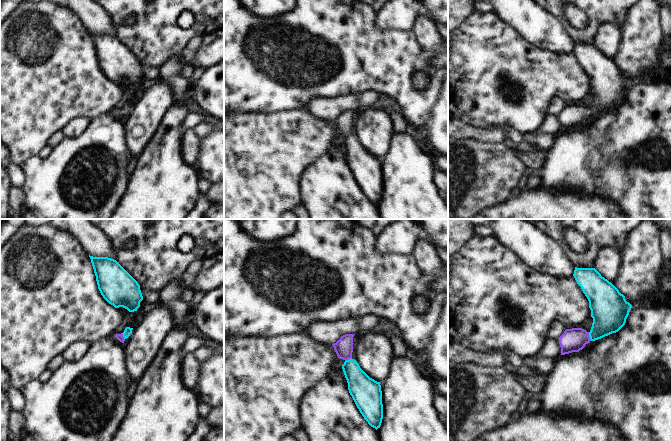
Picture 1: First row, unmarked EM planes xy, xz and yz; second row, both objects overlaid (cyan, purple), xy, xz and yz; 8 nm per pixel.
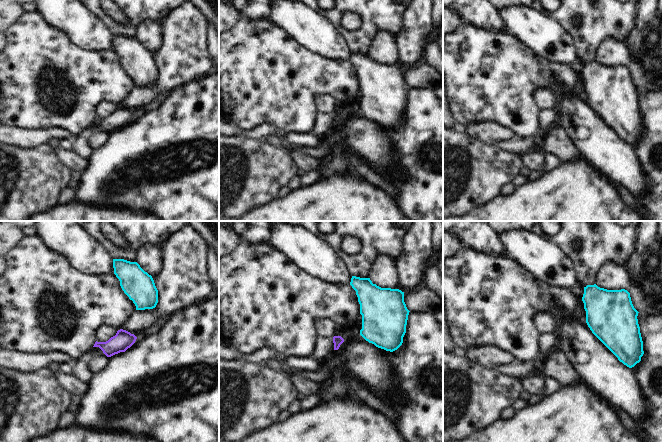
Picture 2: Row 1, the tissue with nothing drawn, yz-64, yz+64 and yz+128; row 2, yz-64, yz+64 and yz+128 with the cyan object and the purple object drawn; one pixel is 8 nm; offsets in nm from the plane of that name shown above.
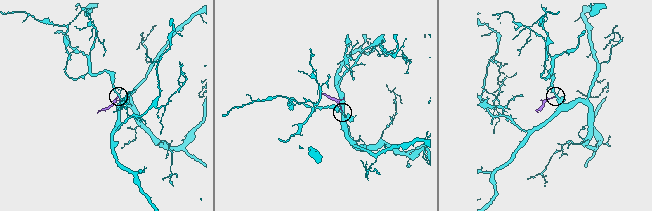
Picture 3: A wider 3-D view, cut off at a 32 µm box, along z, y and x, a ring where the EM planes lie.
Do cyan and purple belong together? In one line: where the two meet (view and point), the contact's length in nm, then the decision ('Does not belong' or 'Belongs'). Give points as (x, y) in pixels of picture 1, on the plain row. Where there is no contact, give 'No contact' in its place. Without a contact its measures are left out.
Touches cyan at yz (589, 112). Shared border 80 nm. Belongs.

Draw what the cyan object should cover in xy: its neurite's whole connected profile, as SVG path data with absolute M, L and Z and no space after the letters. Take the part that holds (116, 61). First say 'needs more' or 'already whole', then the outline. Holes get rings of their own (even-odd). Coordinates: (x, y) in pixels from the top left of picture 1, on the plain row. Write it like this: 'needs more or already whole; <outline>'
already whole; M90 32L98 65L115 84L137 87L143 72L138 58L114 35Z

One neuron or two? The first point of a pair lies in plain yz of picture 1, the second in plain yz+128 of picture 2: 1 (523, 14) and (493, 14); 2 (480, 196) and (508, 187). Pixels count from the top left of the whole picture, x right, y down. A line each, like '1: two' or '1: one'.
1: two
2: two

